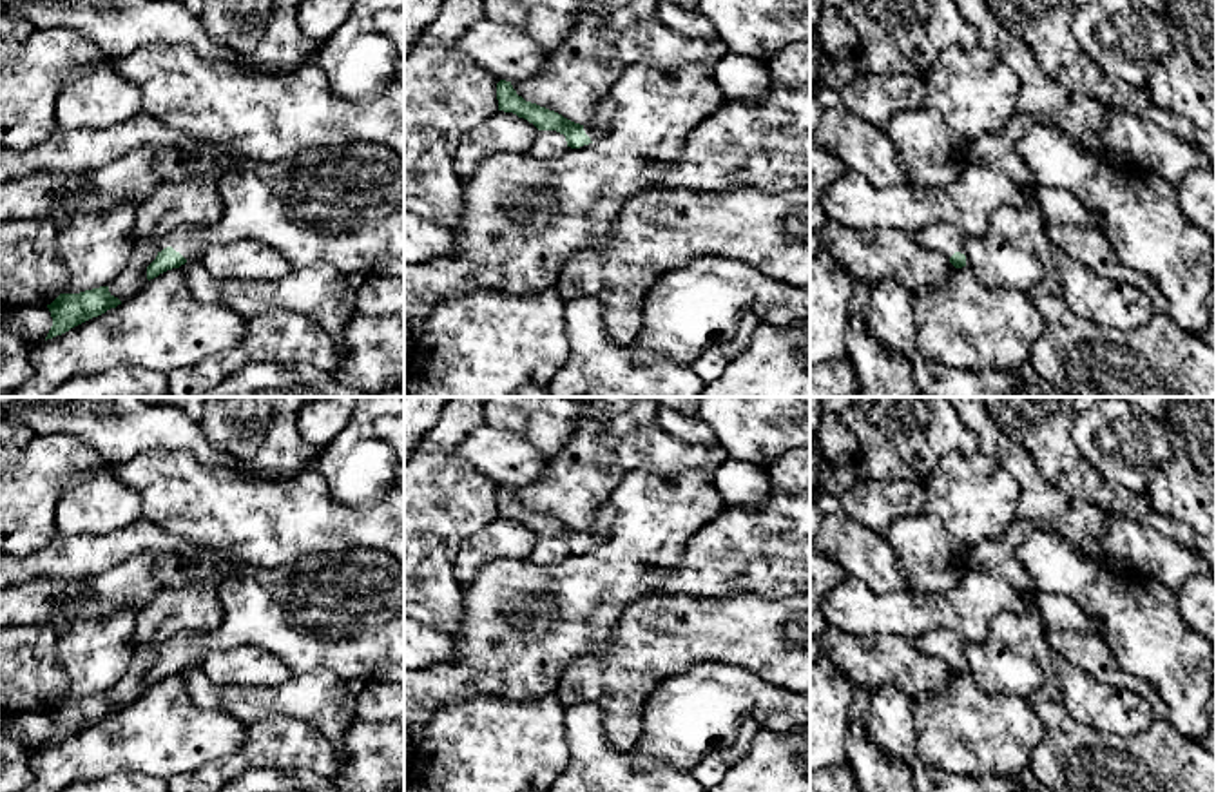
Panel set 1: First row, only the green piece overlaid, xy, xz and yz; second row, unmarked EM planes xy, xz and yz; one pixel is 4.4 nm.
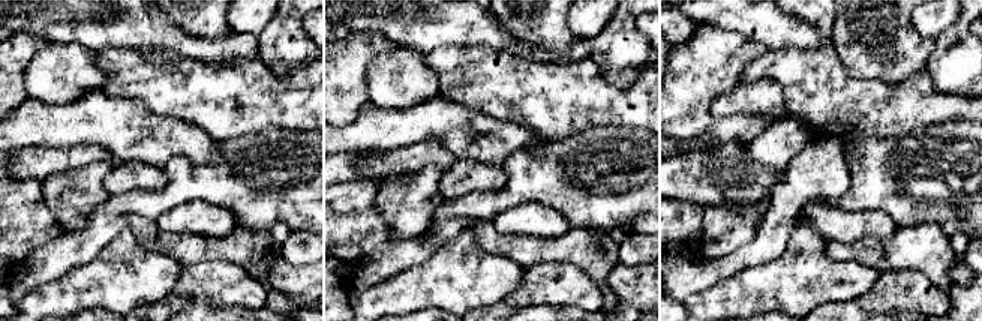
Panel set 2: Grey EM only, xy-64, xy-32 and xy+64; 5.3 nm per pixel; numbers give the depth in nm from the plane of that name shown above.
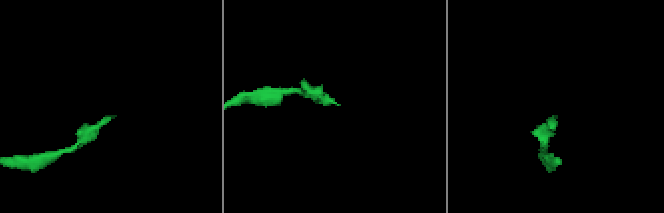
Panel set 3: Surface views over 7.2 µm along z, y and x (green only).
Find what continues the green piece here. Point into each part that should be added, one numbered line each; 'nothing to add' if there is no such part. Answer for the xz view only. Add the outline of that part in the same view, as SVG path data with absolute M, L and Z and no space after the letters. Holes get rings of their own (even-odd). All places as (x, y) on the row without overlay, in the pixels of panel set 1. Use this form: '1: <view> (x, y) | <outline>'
1: xz (604, 517) | M607 500L596 511L594 527L584 531L584 536L591 544L591 547L594 547L609 538L611 529L613 529L613 520L614 520L614 506Z

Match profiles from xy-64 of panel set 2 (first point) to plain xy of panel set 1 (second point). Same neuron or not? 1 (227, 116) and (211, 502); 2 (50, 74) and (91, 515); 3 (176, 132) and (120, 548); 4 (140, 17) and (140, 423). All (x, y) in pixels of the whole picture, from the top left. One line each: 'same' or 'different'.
1: same
2: same
3: same
4: same

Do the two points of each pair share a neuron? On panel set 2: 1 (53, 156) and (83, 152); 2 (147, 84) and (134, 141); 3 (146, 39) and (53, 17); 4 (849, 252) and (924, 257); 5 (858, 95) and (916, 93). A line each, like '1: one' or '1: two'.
1: one
2: two
3: one
4: one
5: one

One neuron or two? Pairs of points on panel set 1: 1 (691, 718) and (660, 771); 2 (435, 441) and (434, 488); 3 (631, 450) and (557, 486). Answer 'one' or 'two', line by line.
1: two
2: one
3: one

